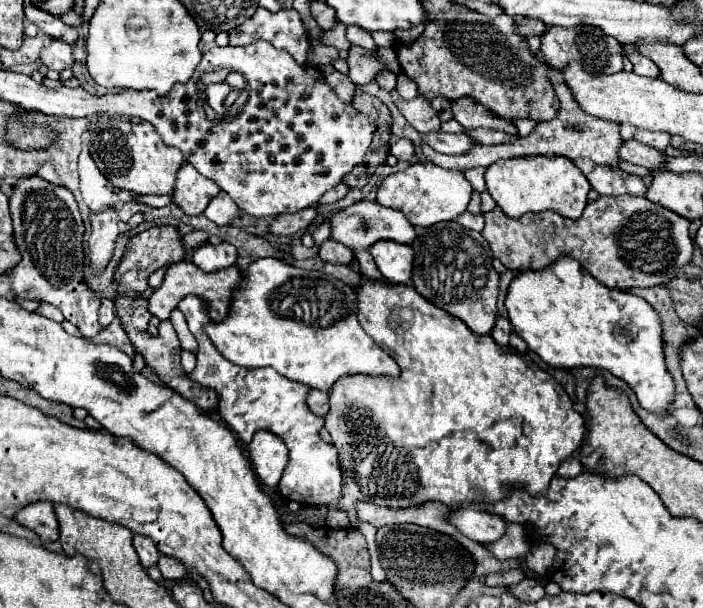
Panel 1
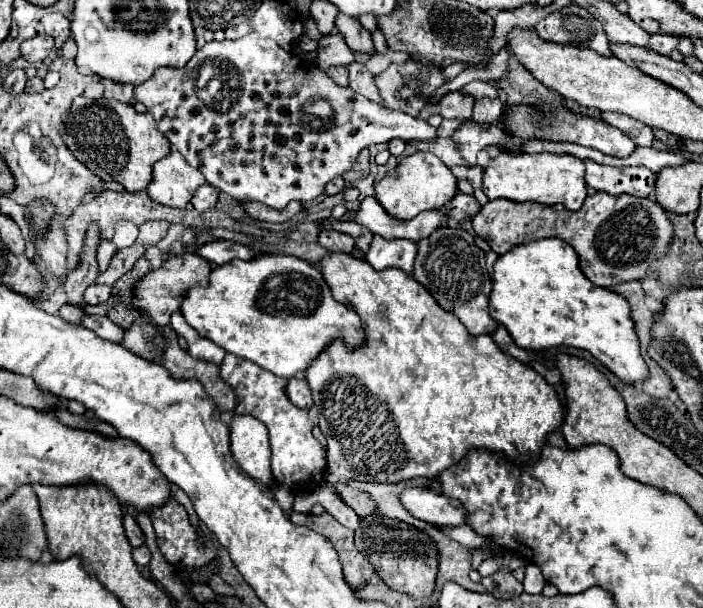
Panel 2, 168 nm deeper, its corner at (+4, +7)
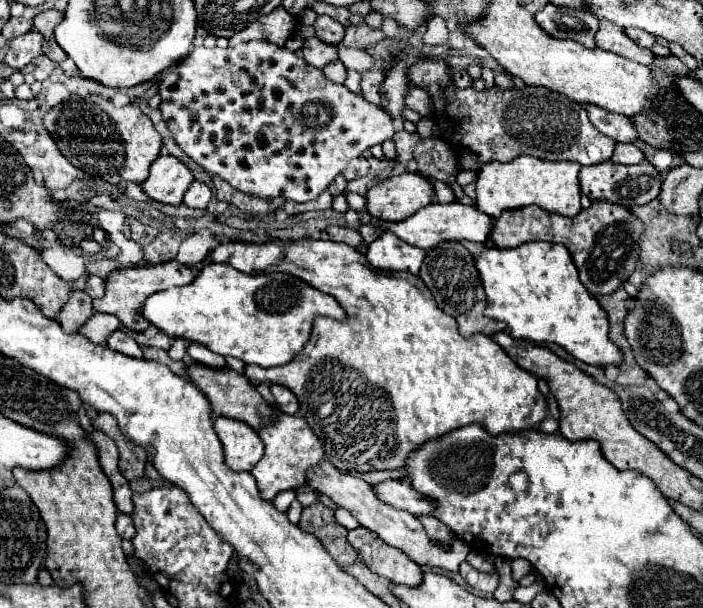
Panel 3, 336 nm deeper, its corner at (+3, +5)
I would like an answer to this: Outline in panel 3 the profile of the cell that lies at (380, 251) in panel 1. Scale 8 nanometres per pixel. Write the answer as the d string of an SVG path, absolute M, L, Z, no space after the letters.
M385 231L379 239L375 239L369 245L367 259L375 269L407 271L407 273L417 275L419 267L425 259L425 251L419 247L407 245L399 237L395 237L393 233Z

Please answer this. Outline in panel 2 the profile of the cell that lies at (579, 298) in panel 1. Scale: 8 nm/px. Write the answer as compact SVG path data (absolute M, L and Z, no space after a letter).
M540 239L538 243L524 243L522 247L514 247L514 251L498 257L494 263L490 315L508 329L518 347L530 351L544 351L562 345L586 349L626 385L644 383L650 377L648 365L640 355L640 341L636 335L630 303L622 295L590 283L578 265L576 251L562 239Z

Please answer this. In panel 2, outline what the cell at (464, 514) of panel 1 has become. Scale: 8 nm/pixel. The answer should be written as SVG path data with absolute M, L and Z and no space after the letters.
M406 489L400 495L404 507L418 519L438 527L466 525L466 509L458 499L438 495L430 489Z

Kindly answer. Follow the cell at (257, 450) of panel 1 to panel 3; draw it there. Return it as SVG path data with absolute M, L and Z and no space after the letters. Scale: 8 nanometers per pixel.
M217 417L215 433L219 435L225 449L225 463L233 471L251 471L263 455L263 441L259 435L237 419Z

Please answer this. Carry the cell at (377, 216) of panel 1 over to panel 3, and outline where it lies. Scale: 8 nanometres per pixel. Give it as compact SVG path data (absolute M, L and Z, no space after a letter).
M433 203L427 205L423 209L419 209L415 215L411 215L405 221L399 223L385 223L385 229L395 233L401 241L427 249L427 247L435 247L441 241L479 241L485 243L489 239L489 233L493 229L493 221L491 217L479 213L475 207L471 205L459 205L459 203L449 203L449 205L441 205L441 203Z

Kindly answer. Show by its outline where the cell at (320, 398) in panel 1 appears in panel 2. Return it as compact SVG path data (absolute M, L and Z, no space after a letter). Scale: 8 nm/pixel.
M294 377L288 381L286 385L286 393L290 397L290 401L296 405L296 407L302 407L302 409L310 409L314 405L312 401L312 391L306 383L304 377Z

